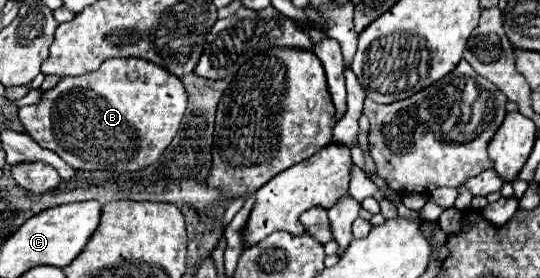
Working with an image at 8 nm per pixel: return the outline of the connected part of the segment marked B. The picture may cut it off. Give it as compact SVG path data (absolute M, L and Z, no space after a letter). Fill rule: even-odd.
M114 57L106 59L98 71L78 77L62 77L54 89L42 93L38 103L20 107L18 121L22 123L26 135L30 135L38 145L60 155L74 169L126 173L146 169L162 157L178 133L186 103L188 95L182 81L176 75L170 75L164 67L146 59Z

